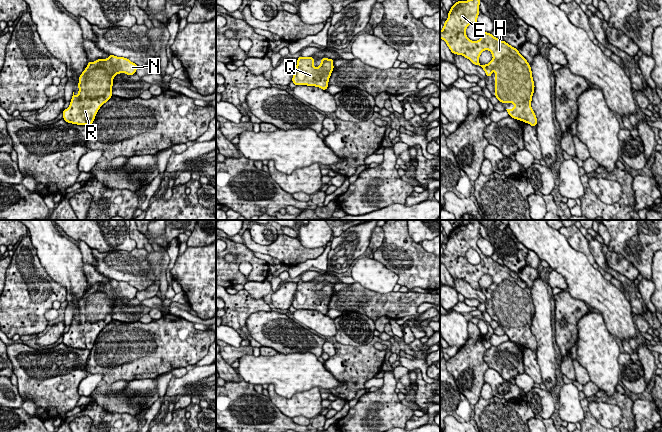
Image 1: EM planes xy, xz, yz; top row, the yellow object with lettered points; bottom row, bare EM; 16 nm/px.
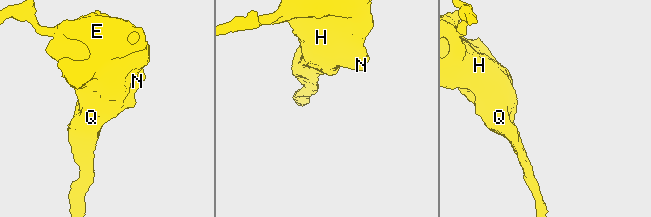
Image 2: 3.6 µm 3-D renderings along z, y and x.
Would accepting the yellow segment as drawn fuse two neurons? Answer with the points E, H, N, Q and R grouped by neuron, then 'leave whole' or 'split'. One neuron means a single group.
E H N Q R | leave whole

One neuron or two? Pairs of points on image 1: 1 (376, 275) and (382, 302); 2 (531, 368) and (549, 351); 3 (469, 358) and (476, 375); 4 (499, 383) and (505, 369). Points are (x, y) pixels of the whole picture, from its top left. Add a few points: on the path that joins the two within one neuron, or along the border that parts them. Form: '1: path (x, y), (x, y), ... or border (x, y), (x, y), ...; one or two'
1: border (359, 283), (368, 289), (380, 293), (392, 291); two
2: border (535, 350), (535, 358), (543, 382); two
3: path (469, 362), (469, 366), (473, 371); one
4: border (489, 367), (509, 381); two

